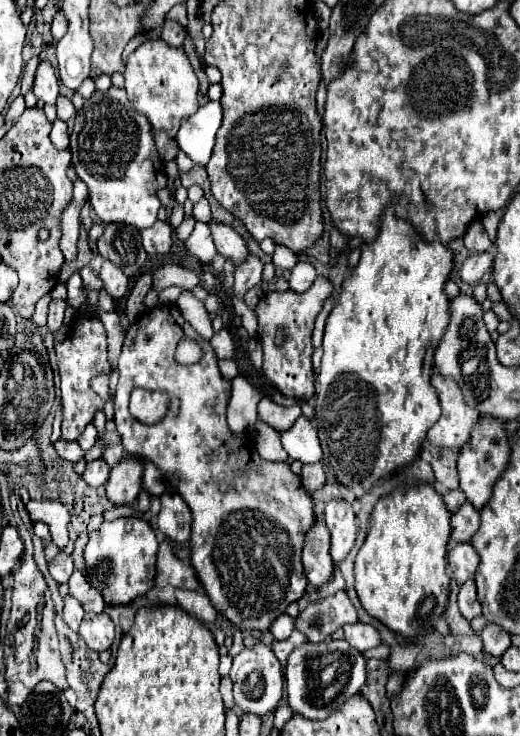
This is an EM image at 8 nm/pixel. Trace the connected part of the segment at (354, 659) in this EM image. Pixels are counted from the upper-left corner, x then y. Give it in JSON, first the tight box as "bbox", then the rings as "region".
{"bbox":[284,641,366,719],"region":[[[308,641],[308,643],[296,647],[288,655],[288,665],[284,669],[284,677],[286,677],[288,703],[290,703],[292,711],[300,711],[300,715],[304,715],[308,719],[326,719],[326,715],[330,715],[340,703],[344,703],[344,699],[356,695],[360,691],[360,687],[366,683],[366,659],[362,657],[360,651],[352,649],[346,641],[322,641],[322,643]]]}

